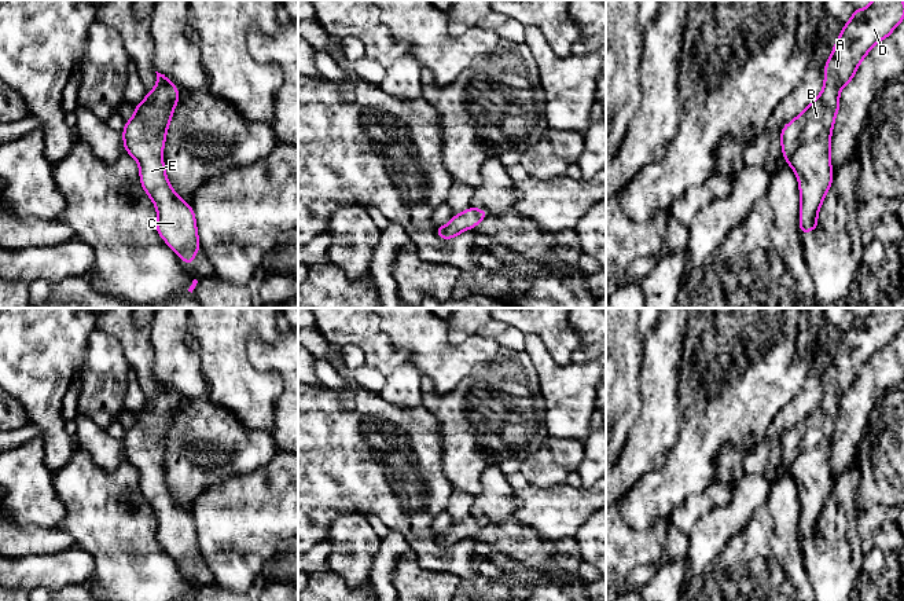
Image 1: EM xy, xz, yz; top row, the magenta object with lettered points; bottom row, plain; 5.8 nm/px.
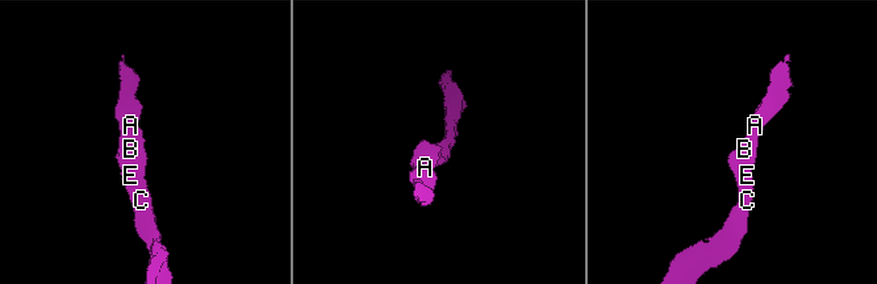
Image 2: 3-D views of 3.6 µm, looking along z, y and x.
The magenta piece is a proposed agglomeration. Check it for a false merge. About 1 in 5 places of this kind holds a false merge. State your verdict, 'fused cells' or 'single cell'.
single cell

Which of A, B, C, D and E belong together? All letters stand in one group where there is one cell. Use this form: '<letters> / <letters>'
A B C D E

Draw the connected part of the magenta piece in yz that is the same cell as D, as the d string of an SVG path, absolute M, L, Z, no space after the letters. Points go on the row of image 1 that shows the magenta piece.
M872 0L867 8L856 8L852 18L844 26L824 67L824 87L820 95L780 132L782 153L798 179L801 209L801 235L817 228L817 213L833 183L830 157L830 140L835 116L839 110L839 91L849 85L859 65L870 50L892 34L896 26L904 21L903 0Z

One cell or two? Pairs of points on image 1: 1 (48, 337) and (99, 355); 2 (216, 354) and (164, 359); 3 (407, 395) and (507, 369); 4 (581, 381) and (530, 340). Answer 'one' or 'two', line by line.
1: two
2: two
3: two
4: one

